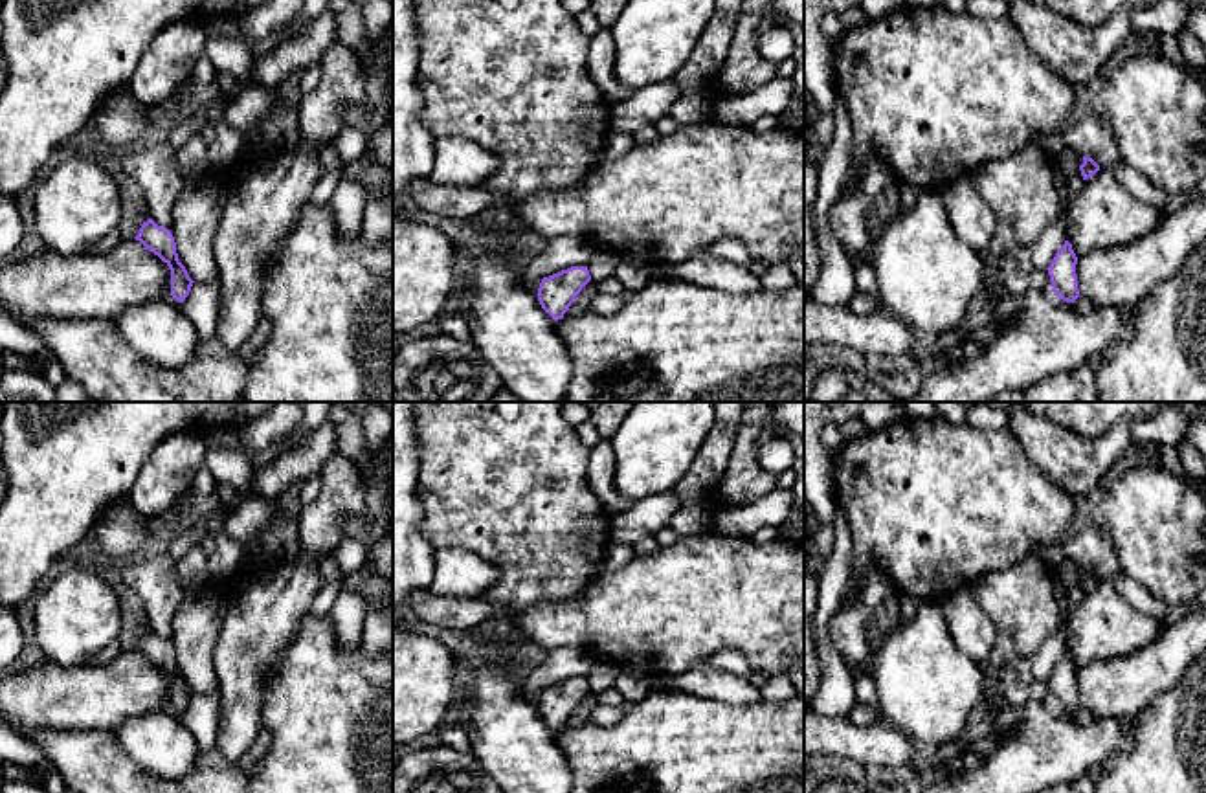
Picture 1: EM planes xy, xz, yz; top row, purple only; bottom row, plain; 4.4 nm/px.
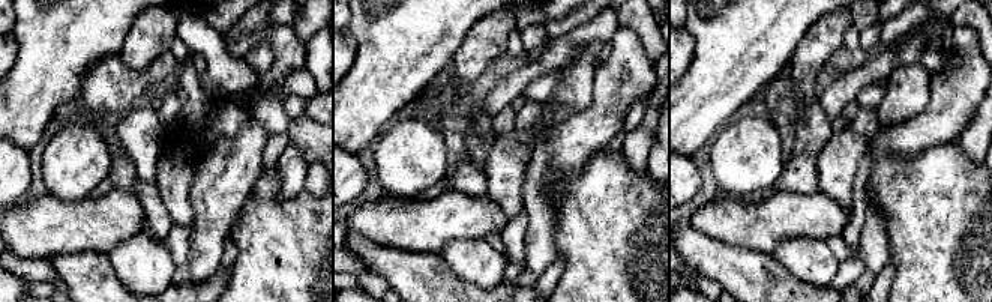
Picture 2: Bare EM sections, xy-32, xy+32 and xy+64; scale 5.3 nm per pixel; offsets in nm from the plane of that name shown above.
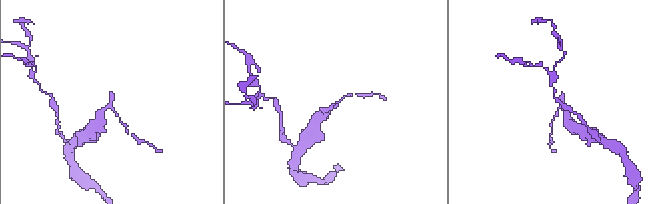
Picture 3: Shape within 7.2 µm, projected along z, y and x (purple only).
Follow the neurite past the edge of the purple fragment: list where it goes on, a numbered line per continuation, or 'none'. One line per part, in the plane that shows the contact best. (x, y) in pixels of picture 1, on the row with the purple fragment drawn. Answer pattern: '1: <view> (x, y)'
none

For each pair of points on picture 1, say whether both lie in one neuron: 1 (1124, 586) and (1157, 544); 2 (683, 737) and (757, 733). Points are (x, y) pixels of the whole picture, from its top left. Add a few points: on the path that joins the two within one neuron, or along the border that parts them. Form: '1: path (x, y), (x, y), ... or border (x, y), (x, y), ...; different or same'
1: border (1122, 571), (1164, 603); different
2: path (702, 737), (738, 737); same

